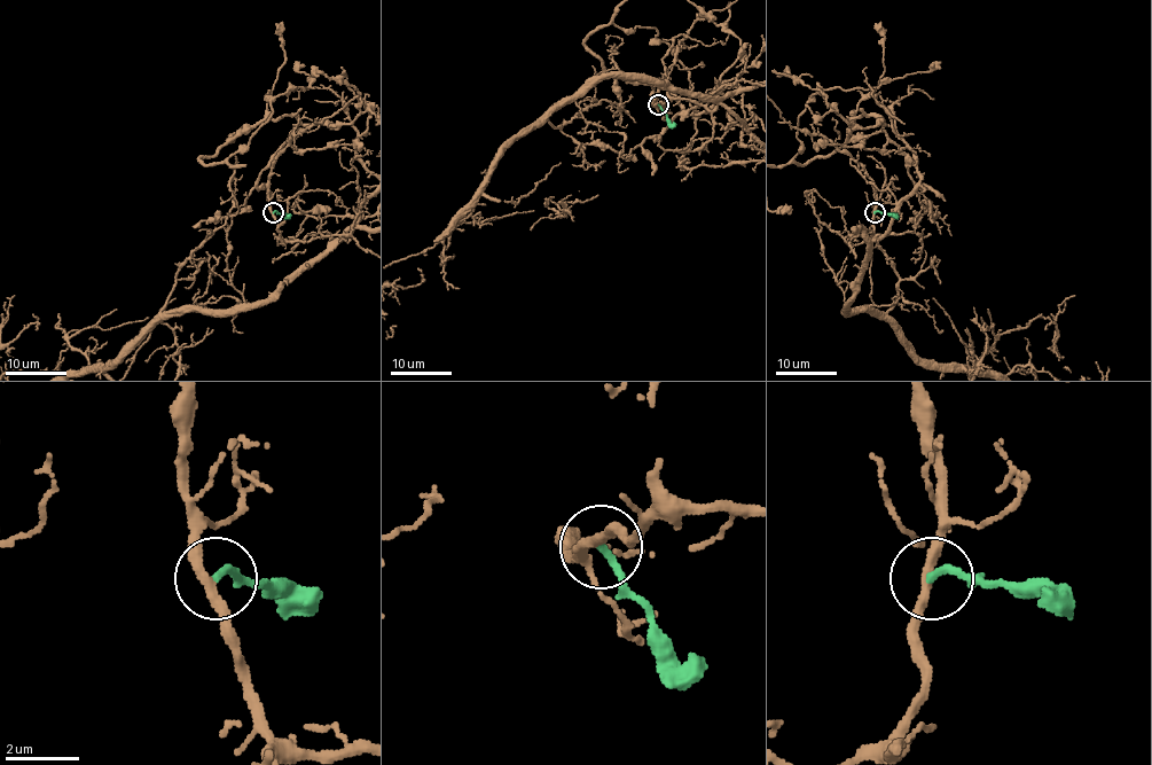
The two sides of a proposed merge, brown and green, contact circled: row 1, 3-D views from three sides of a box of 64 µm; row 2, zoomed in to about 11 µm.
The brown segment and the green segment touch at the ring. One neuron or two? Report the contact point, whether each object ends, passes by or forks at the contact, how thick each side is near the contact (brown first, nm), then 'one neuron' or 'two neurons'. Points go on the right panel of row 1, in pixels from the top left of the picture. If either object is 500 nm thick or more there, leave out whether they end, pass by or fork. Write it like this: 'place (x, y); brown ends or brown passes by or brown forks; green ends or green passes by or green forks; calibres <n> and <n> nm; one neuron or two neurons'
place (875, 212); brown passes by; green ends; calibres 260 and 200 nm; two neurons

